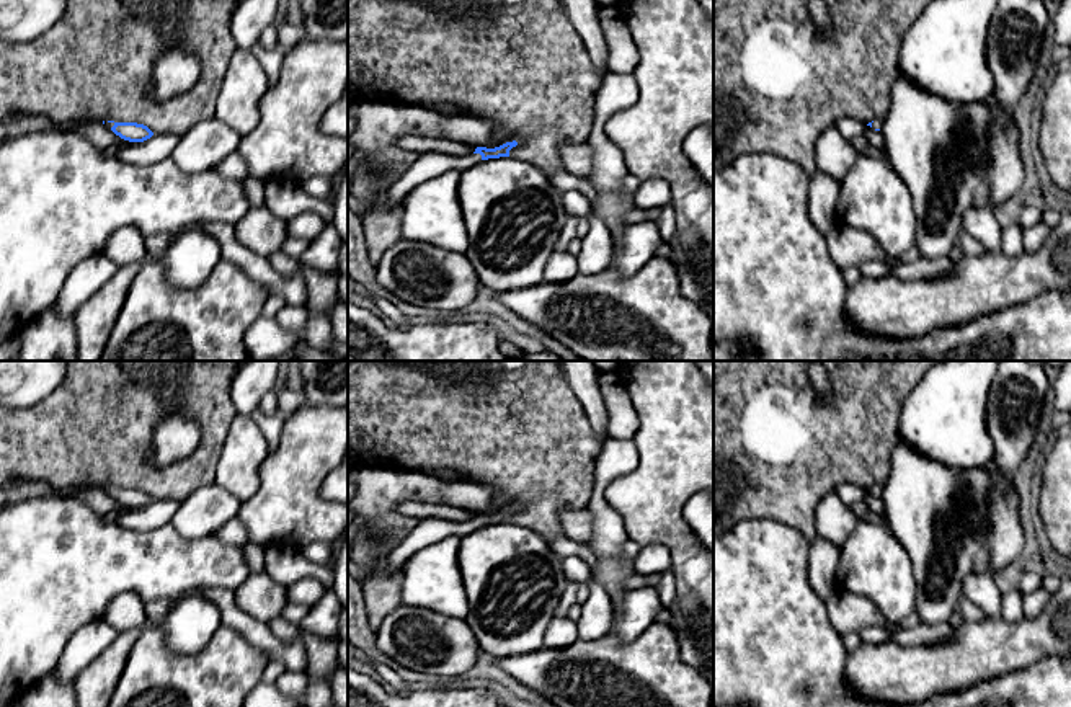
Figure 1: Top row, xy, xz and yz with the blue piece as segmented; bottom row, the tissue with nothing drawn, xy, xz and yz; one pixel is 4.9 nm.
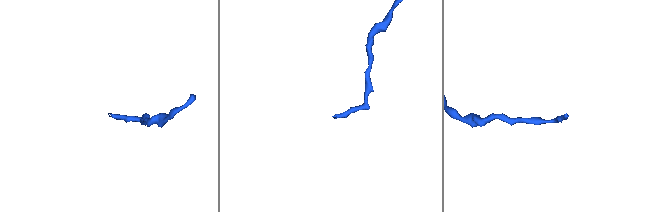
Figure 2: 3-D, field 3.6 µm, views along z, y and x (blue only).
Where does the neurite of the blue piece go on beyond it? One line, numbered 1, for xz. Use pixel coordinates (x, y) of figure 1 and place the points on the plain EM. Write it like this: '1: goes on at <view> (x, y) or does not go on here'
1: goes on at xz (428, 531)

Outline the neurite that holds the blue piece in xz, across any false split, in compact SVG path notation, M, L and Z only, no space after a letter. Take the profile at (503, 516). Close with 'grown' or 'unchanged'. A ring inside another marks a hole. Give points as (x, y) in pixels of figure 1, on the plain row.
M513 506L495 514L477 513L475 518L467 522L434 518L423 519L411 531L407 531L400 537L400 540L390 549L385 562L385 573L392 573L402 568L415 552L441 542L449 536L464 537L482 526L509 522L509 516L516 511L518 508Z | grown

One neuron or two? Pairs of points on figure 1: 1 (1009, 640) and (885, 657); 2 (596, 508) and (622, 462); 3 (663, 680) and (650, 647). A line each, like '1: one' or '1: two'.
1: one
2: one
3: one

